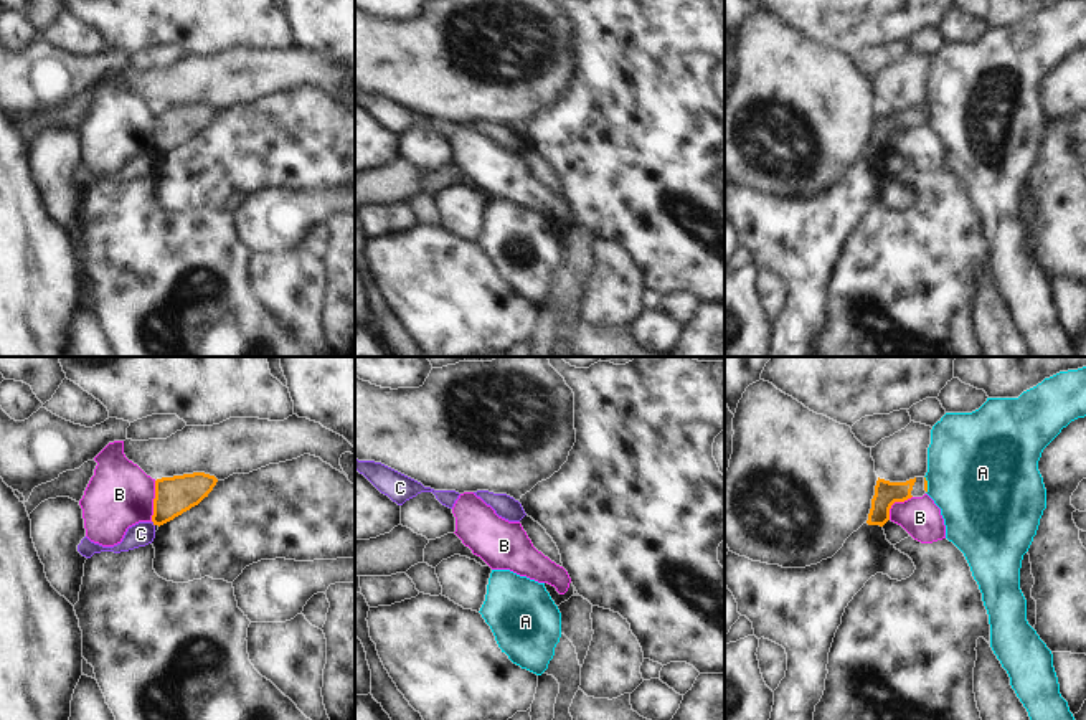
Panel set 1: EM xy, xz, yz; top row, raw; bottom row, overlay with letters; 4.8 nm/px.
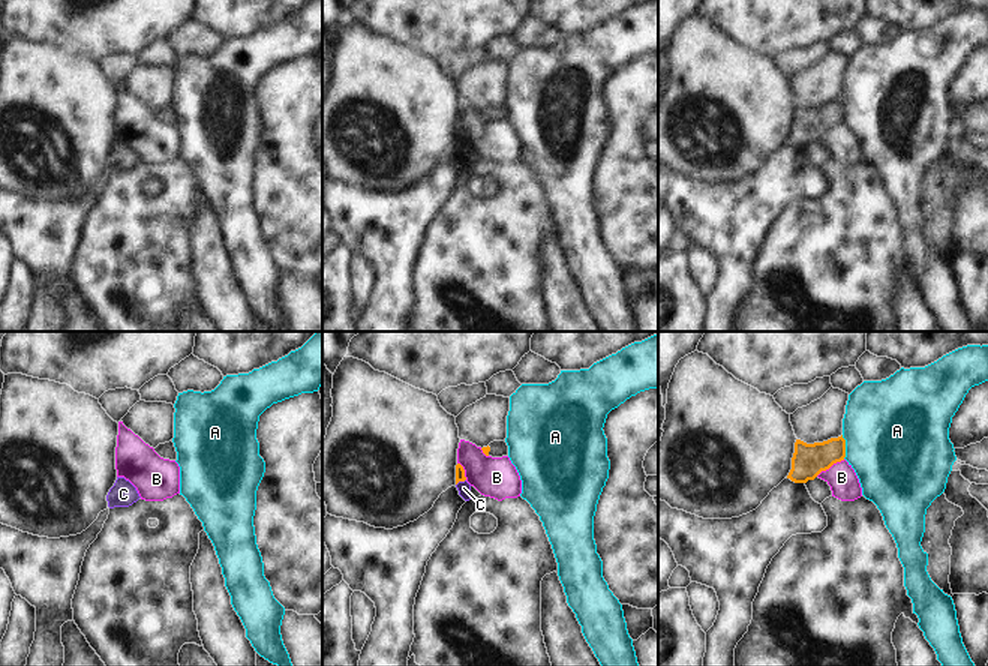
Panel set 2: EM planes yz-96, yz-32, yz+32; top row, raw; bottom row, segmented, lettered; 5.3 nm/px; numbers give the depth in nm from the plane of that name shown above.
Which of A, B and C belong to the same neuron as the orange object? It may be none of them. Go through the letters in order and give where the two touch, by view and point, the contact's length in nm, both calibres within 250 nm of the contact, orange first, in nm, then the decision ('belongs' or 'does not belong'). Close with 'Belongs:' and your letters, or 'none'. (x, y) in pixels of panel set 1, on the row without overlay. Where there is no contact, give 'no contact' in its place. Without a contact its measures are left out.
A: meets orange in yz at (926, 114); contact 90 nm long; 20 nm thick on the orange side, 480 nm on the other; does not belong
B: meets orange in xy at (154, 131); contact 200 nm long; 190 nm thick on the orange side, 320 nm on the other; does not belong
C: meets orange in xy at (154, 154); contact 30 nm long; 190 nm thick on the orange side, 120 nm on the other; does not belong
Belongs: none

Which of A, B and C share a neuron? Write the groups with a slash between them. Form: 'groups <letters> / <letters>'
groups A / B / C

